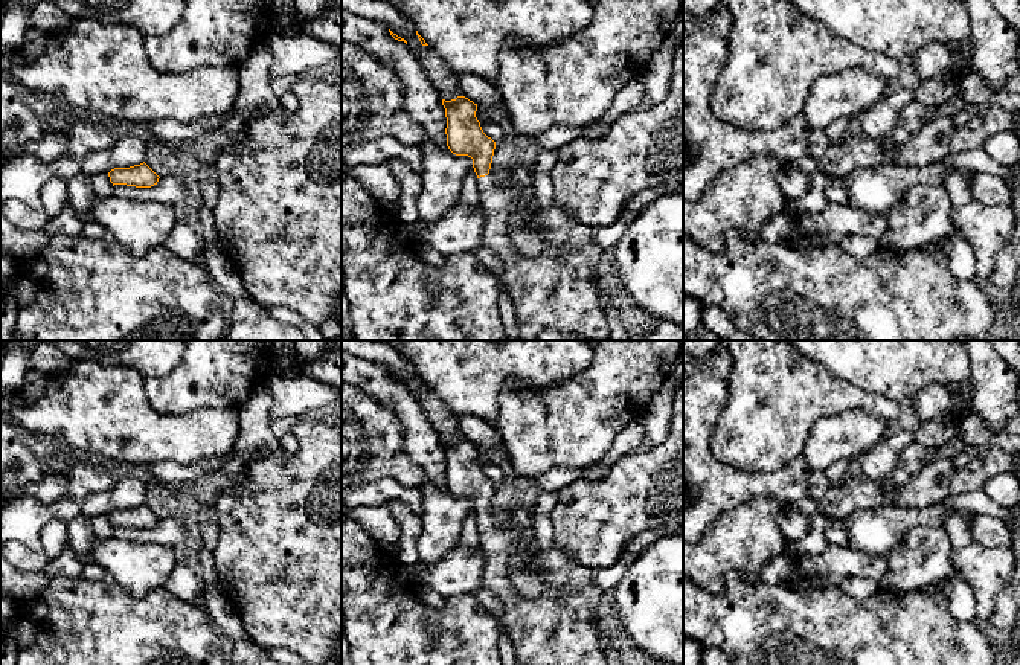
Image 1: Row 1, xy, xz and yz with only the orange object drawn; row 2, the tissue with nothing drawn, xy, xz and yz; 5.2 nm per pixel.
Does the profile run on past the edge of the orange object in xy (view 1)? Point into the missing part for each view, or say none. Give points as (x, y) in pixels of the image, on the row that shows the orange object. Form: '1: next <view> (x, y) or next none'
1: next none

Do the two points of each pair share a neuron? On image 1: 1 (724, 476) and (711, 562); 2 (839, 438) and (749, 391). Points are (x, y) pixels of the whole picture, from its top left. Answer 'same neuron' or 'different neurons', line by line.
1: different neurons
2: different neurons

